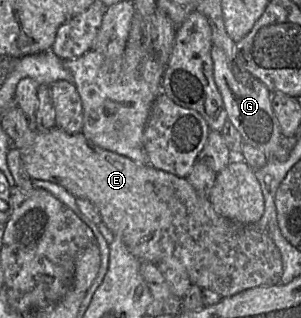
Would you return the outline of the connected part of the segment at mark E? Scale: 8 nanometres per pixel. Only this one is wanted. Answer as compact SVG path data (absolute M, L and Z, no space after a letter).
M58 127L50 130L38 130L34 143L27 149L19 149L22 153L22 160L26 174L32 180L43 180L57 184L67 190L74 197L91 202L101 215L102 222L119 238L128 250L140 261L157 264L165 260L177 260L185 269L185 272L193 285L201 289L208 289L221 295L223 298L233 296L242 291L268 285L281 283L283 273L283 262L281 253L274 244L268 231L257 223L241 224L220 215L207 197L198 195L192 185L185 178L157 170L148 164L138 164L131 159L97 147L86 139L83 134L68 134Z

